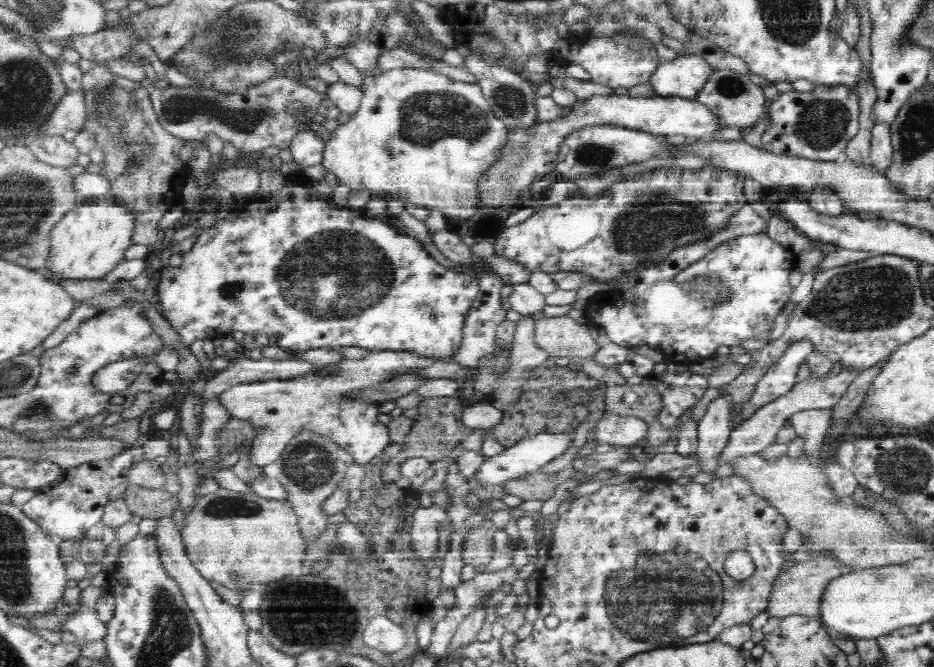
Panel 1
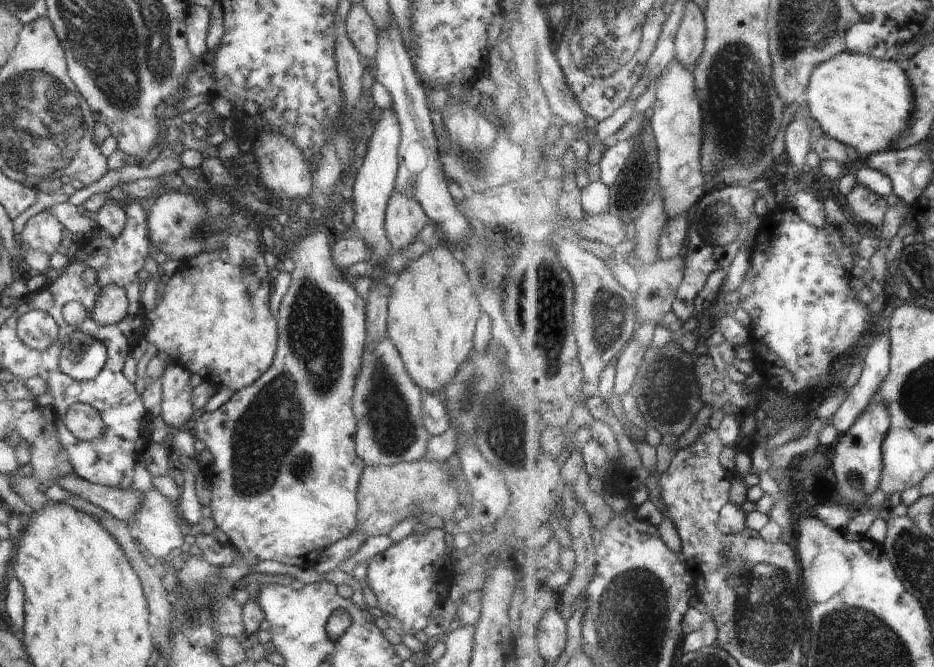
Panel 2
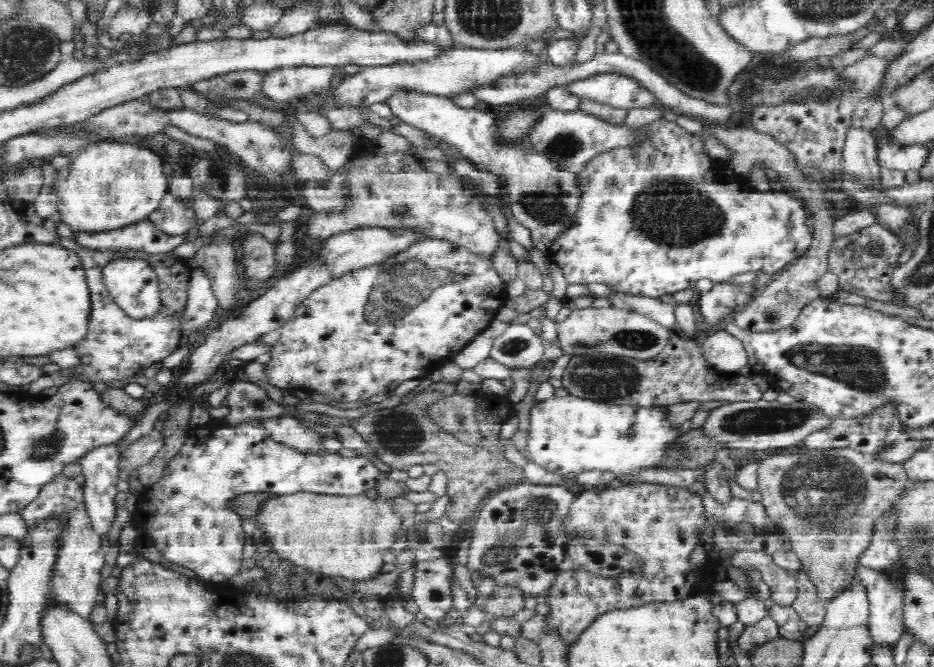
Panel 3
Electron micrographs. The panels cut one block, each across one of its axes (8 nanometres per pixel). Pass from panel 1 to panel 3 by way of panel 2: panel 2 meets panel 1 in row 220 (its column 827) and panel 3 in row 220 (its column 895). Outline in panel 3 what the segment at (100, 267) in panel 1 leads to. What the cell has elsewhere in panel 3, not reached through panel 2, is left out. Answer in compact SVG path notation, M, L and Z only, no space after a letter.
M111 141L87 145L70 166L58 169L58 172L59 178L54 183L58 198L57 214L75 234L104 234L146 221L150 214L160 209L169 190L169 178L163 173L161 160L153 152L132 146L131 143Z

